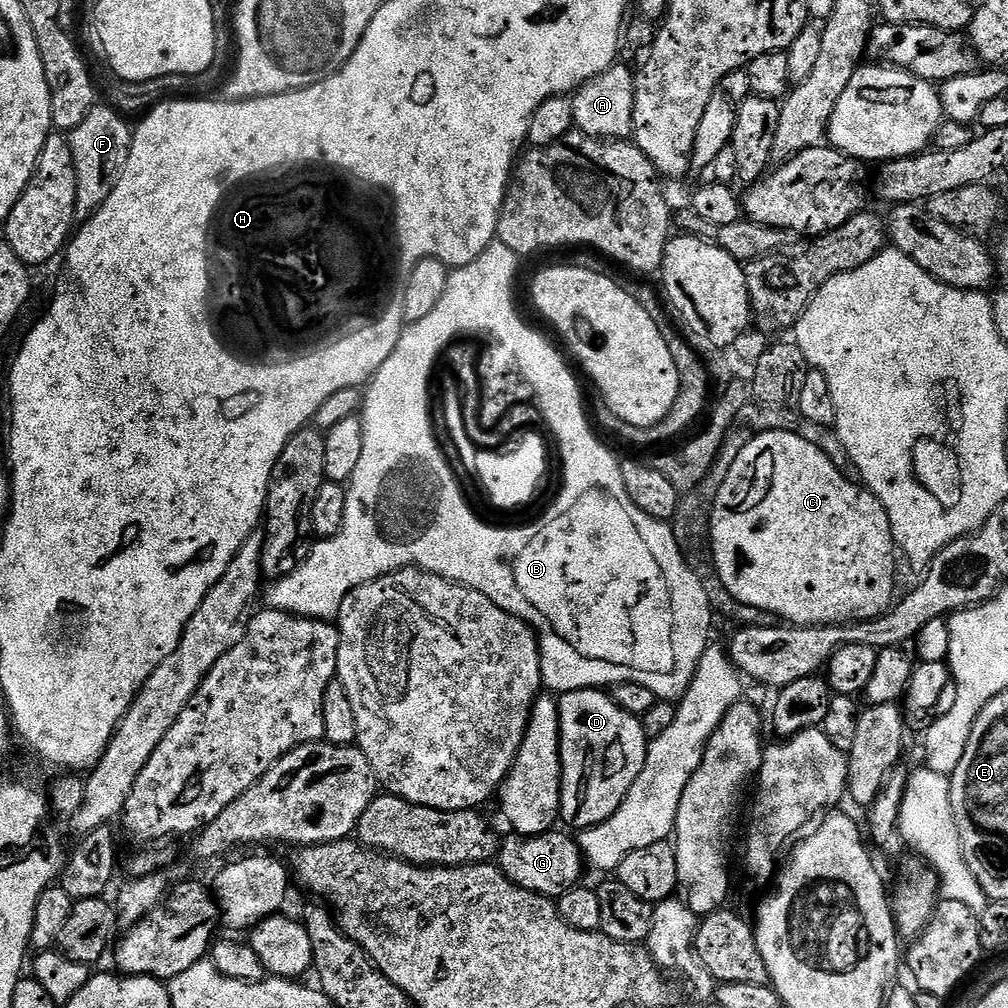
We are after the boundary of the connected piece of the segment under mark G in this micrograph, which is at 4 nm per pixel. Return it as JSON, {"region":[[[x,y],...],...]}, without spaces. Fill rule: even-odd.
{"region":[[[561,830],[544,832],[540,836],[523,837],[508,834],[498,848],[498,867],[522,890],[530,890],[539,896],[558,898],[581,883],[580,875],[586,869],[584,853],[579,843]]]}

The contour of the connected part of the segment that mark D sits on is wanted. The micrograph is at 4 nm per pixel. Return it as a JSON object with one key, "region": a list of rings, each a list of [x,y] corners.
{"region":[[[583,688],[565,692],[559,697],[560,705],[560,820],[573,824],[576,830],[593,828],[595,824],[606,822],[622,798],[630,794],[634,778],[642,774],[646,762],[650,739],[644,732],[641,717],[632,716],[622,706],[618,706],[607,691],[599,688]]]}

